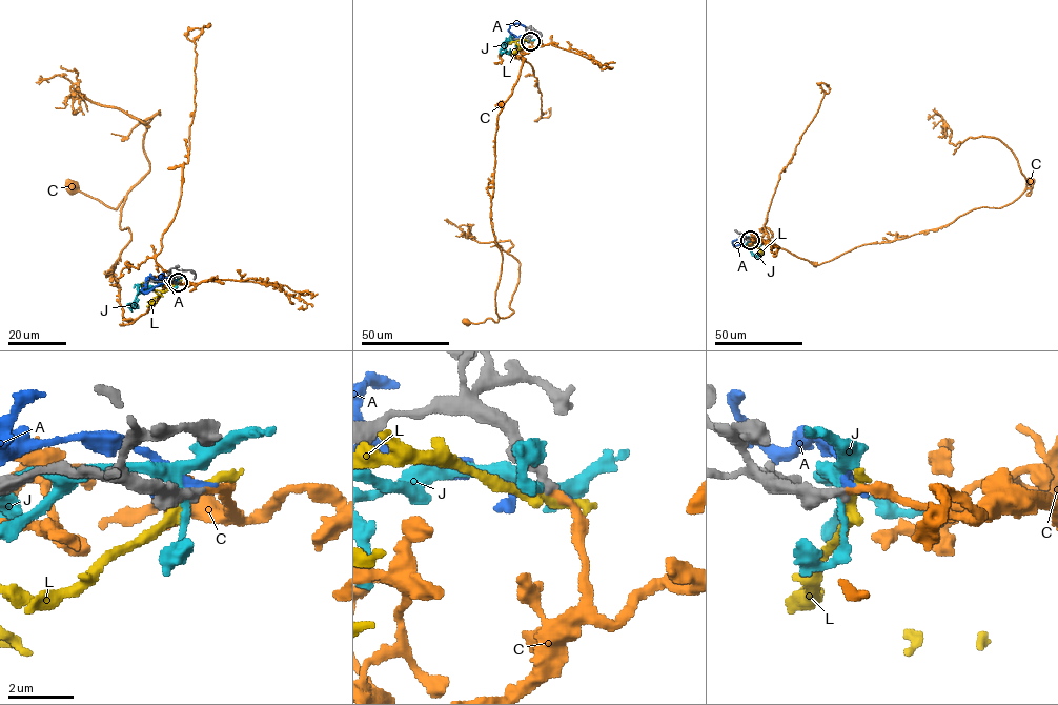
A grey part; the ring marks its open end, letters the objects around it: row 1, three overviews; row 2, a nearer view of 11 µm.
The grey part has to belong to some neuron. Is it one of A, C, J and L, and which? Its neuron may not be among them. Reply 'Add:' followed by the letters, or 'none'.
Add: C

